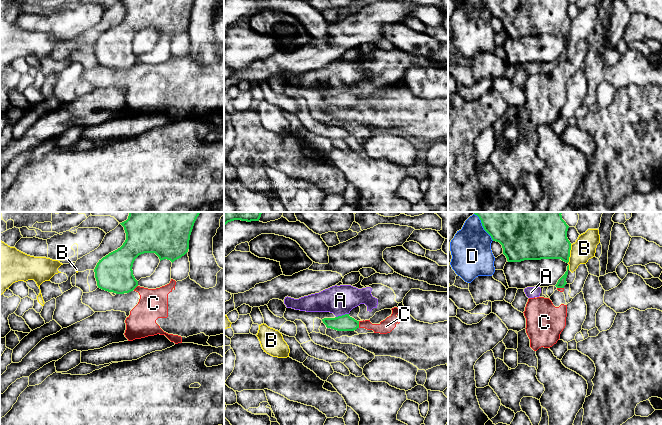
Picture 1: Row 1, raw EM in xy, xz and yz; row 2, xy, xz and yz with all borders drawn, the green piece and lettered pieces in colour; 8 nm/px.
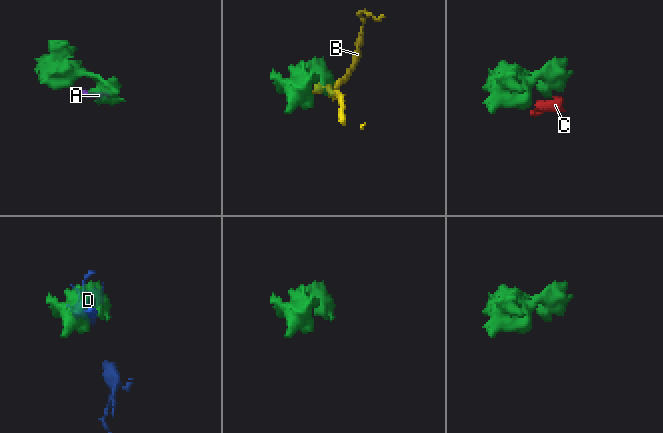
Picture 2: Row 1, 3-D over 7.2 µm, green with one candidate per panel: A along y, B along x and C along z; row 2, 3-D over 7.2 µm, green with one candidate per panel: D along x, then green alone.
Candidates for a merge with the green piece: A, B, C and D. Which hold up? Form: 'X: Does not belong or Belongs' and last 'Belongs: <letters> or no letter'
A: Does not belong
B: Does not belong
C: Does not belong
D: Does not belong
Belongs: no letter

